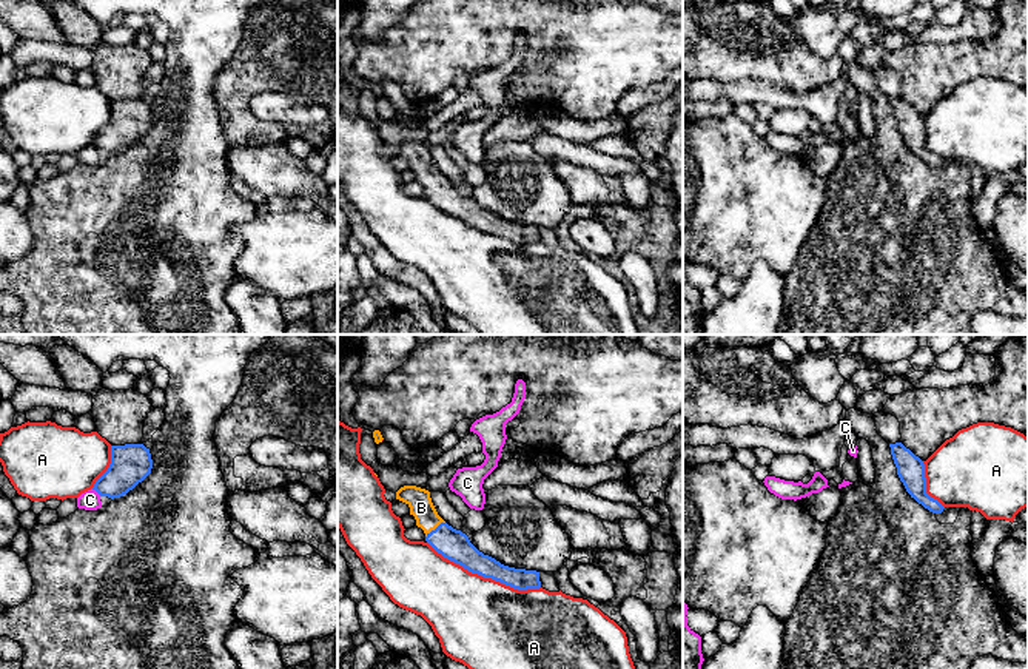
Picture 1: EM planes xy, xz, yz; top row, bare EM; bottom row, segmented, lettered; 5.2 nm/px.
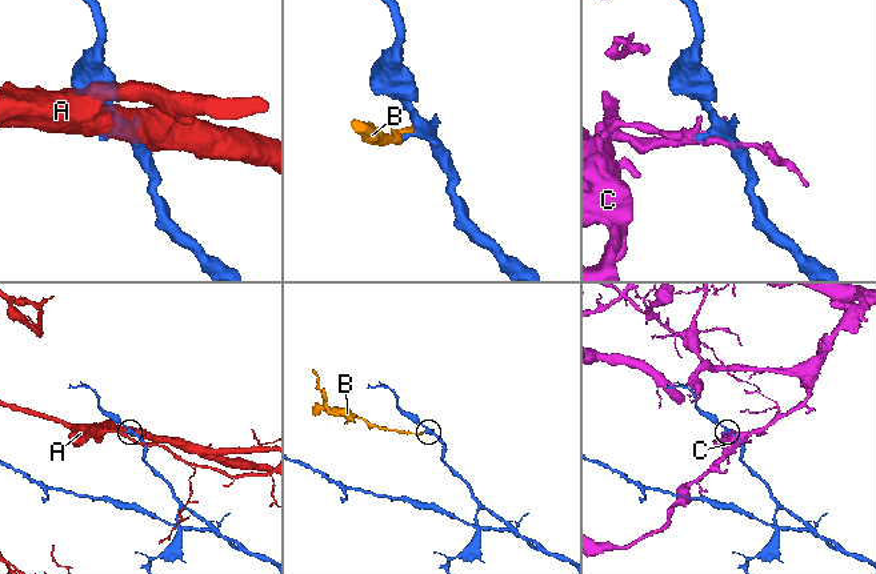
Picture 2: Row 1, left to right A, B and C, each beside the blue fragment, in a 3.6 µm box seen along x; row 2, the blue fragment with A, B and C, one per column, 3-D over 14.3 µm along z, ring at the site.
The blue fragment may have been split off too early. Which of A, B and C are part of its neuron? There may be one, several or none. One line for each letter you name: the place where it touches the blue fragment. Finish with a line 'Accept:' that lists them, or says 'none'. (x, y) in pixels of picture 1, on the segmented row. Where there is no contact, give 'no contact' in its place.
B: meets blue in xz at (436, 527)
Accept: B

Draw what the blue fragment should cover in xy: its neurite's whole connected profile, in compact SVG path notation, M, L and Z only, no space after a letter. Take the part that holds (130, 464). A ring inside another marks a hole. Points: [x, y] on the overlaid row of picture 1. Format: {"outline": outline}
{"outline": "M143 444L111 445L111 464L92 490L111 499L120 498L142 482L151 469L151 453Z"}

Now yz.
{"outline": "M902 442L889 444L897 475L906 492L932 513L942 513L943 506L926 493L925 464Z"}

